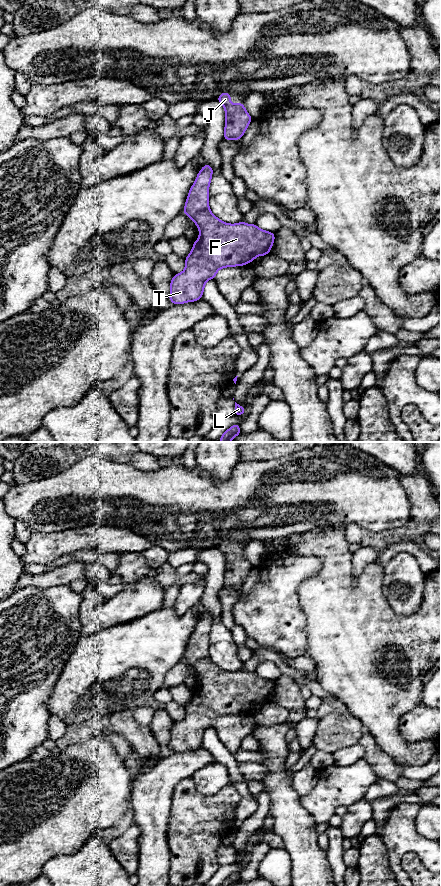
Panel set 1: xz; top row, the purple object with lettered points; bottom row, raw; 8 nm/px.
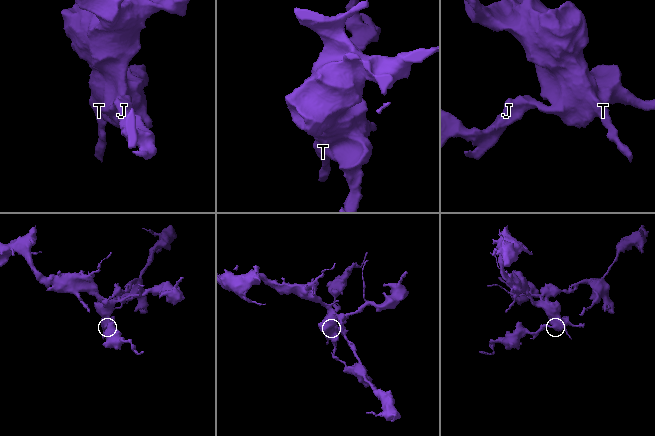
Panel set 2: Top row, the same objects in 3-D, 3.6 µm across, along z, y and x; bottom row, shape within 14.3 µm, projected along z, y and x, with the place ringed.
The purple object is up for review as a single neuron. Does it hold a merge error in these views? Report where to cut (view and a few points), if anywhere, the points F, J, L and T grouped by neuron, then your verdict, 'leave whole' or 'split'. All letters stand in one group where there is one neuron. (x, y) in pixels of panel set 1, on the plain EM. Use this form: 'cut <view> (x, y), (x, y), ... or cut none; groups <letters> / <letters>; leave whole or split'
cut none; groups F J L T; leave whole

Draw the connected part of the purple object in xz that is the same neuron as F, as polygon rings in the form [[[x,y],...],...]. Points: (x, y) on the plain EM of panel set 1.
[[[208,612],[202,615],[185,650],[183,661],[194,669],[199,677],[199,685],[185,706],[185,718],[174,722],[170,729],[169,748],[174,753],[202,747],[206,730],[214,727],[219,717],[244,714],[253,710],[257,704],[265,704],[271,700],[275,688],[274,681],[262,678],[256,672],[246,672],[244,669],[236,672],[225,671],[211,660],[209,656],[209,634],[213,618]]]

